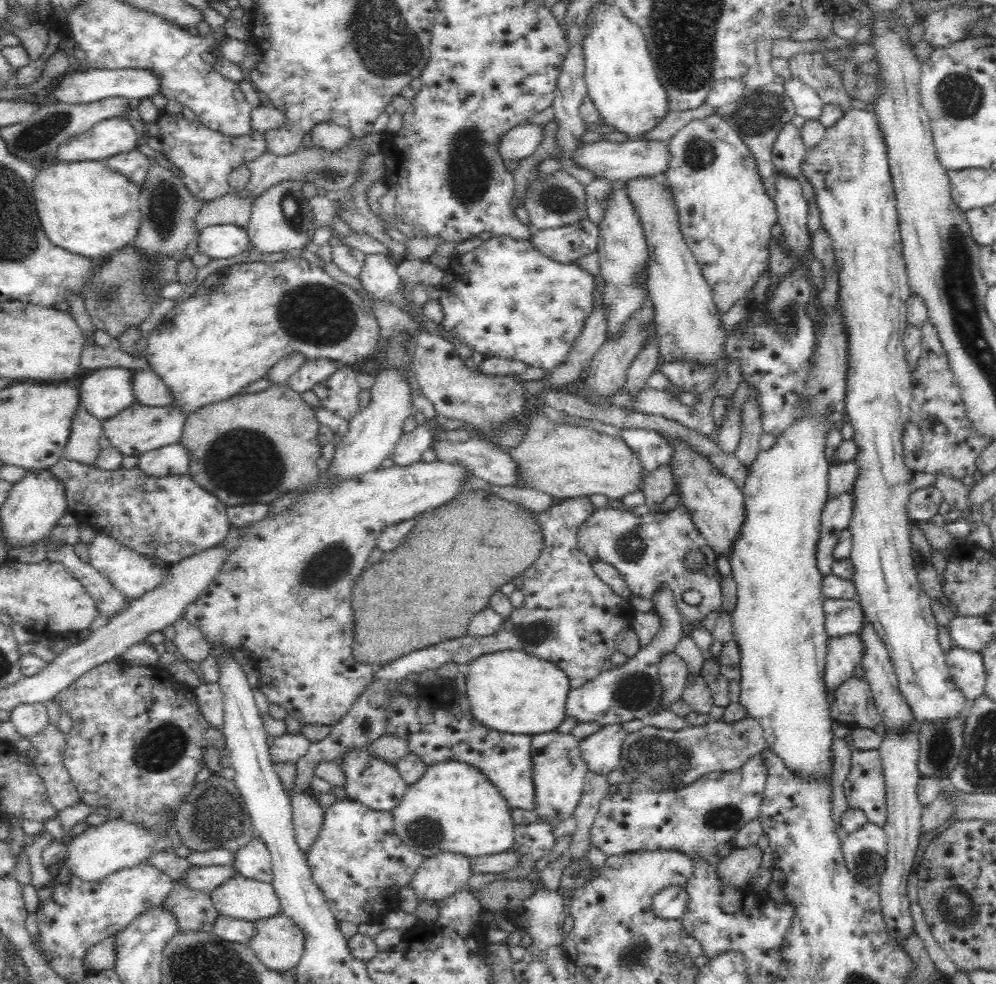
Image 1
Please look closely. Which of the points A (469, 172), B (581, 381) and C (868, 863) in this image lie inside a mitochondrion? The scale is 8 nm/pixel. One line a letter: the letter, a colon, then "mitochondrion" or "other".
A: mitochondrion
B: other
C: mitochondrion

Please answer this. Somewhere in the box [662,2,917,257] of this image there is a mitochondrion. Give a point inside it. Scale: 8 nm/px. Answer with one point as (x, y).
(758, 113)

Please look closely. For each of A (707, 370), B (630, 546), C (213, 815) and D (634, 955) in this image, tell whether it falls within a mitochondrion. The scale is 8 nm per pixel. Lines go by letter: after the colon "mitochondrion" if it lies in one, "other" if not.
A: other
B: mitochondrion
C: mitochondrion
D: mitochondrion

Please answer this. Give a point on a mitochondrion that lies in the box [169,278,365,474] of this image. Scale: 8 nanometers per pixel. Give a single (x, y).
(322, 315)

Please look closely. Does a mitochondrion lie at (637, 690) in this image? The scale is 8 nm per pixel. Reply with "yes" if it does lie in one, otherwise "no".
yes

